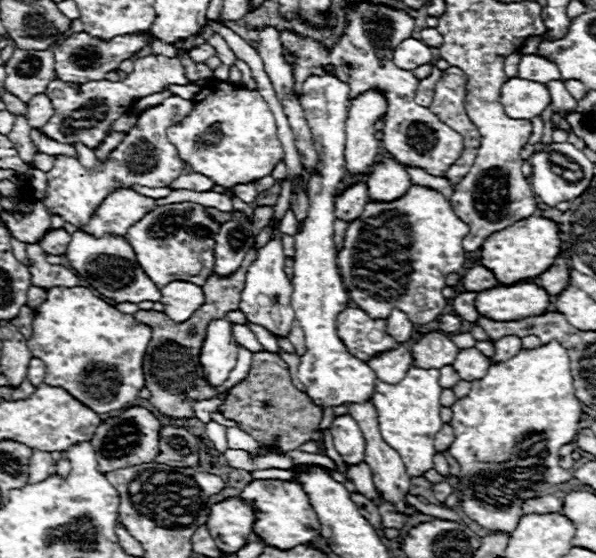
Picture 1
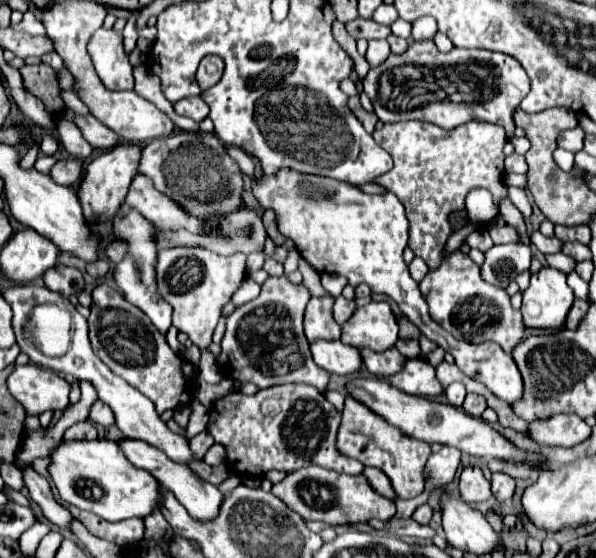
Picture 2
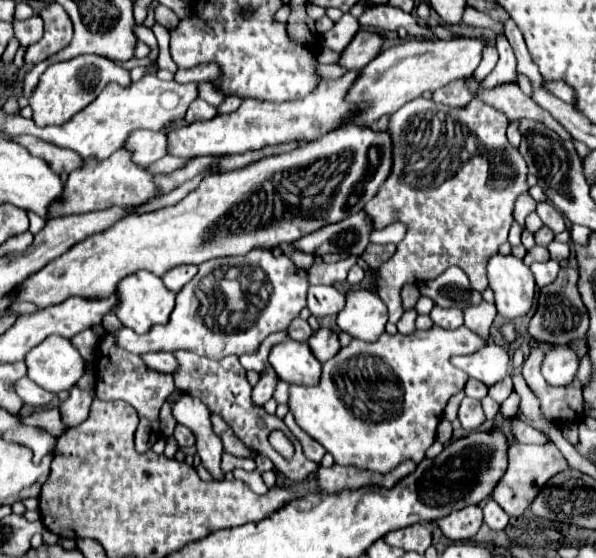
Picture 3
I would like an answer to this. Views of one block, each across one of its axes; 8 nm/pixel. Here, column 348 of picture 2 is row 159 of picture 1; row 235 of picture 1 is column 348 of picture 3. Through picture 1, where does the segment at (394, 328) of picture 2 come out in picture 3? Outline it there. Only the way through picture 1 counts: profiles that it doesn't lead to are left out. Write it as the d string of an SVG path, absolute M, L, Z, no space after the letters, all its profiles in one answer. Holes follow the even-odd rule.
M356 290L348 294L346 306L336 320L342 332L348 332L352 338L364 342L376 342L384 332L386 322L388 322L386 304L380 300L380 296L366 290Z

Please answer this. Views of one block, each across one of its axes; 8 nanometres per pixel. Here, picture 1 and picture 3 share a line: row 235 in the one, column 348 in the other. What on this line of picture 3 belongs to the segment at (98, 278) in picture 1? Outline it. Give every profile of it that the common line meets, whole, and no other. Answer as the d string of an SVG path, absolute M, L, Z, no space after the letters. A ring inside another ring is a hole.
M350 70L338 80L320 82L314 92L302 100L294 102L260 102L244 100L242 106L232 114L218 114L206 122L192 122L182 128L168 130L168 154L178 154L178 158L196 158L210 154L242 154L248 150L258 150L262 146L272 146L292 140L318 140L330 130L336 130L344 118L352 112L352 106L344 102L350 84L356 80L358 72Z

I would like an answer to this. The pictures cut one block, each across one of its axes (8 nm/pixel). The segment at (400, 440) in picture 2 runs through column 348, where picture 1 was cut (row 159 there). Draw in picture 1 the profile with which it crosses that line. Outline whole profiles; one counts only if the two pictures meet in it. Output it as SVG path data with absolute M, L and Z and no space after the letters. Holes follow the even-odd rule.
M358 4L354 10L348 10L348 28L344 38L334 44L334 48L328 52L324 46L320 46L314 40L304 40L298 38L292 32L282 32L280 40L284 44L284 48L296 56L294 62L294 94L302 94L300 86L302 82L312 76L312 74L324 74L324 70L320 68L322 64L334 64L334 76L348 82L352 88L352 98L356 98L358 94L362 94L364 90L370 88L378 88L382 92L386 92L386 100L388 100L388 112L382 116L384 120L384 148L402 164L406 166L416 166L422 168L424 172L432 174L432 176L442 176L462 154L462 136L452 130L450 126L446 126L444 122L440 122L430 108L418 106L414 102L414 94L416 94L416 86L418 86L418 78L412 72L400 70L398 66L392 64L392 54L398 48L398 44L406 38L412 36L414 32L414 20L402 12L402 10L394 10L394 8L386 8L386 6L368 6L368 4Z

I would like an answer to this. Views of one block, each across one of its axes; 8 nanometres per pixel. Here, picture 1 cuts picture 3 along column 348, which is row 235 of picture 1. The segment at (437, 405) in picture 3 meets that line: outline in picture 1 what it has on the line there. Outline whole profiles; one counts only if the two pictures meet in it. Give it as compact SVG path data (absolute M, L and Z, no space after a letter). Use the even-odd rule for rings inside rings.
M410 186L410 190L394 202L366 202L362 218L348 224L344 246L338 252L338 268L342 270L340 274L350 300L362 306L372 318L388 318L392 308L400 308L414 324L436 320L446 306L446 298L442 296L444 280L448 274L458 272L466 260L462 238L468 232L468 224L454 214L452 204L440 192L426 186Z

